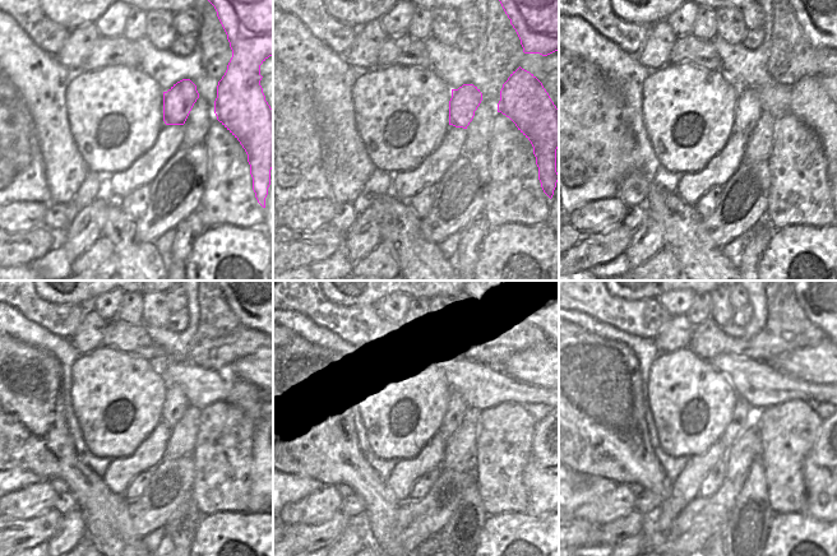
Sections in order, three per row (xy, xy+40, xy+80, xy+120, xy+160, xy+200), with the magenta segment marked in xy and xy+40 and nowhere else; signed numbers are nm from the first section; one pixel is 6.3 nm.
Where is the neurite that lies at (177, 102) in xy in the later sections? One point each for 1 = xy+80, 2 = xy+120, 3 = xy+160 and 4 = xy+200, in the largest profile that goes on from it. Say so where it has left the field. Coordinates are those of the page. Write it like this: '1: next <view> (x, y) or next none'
1: next xy+80 (748, 109)
2: next xy+120 (175, 403)
3: next xy+160 (457, 408)
4: next xy+200 (743, 415)

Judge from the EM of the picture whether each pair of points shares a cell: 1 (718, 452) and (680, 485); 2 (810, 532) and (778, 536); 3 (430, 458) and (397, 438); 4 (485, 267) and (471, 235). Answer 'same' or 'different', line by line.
1: same
2: same
3: different
4: different

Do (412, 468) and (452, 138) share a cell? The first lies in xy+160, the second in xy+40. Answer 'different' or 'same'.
same

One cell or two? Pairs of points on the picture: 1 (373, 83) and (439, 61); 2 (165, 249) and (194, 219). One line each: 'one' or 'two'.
1: two
2: two

